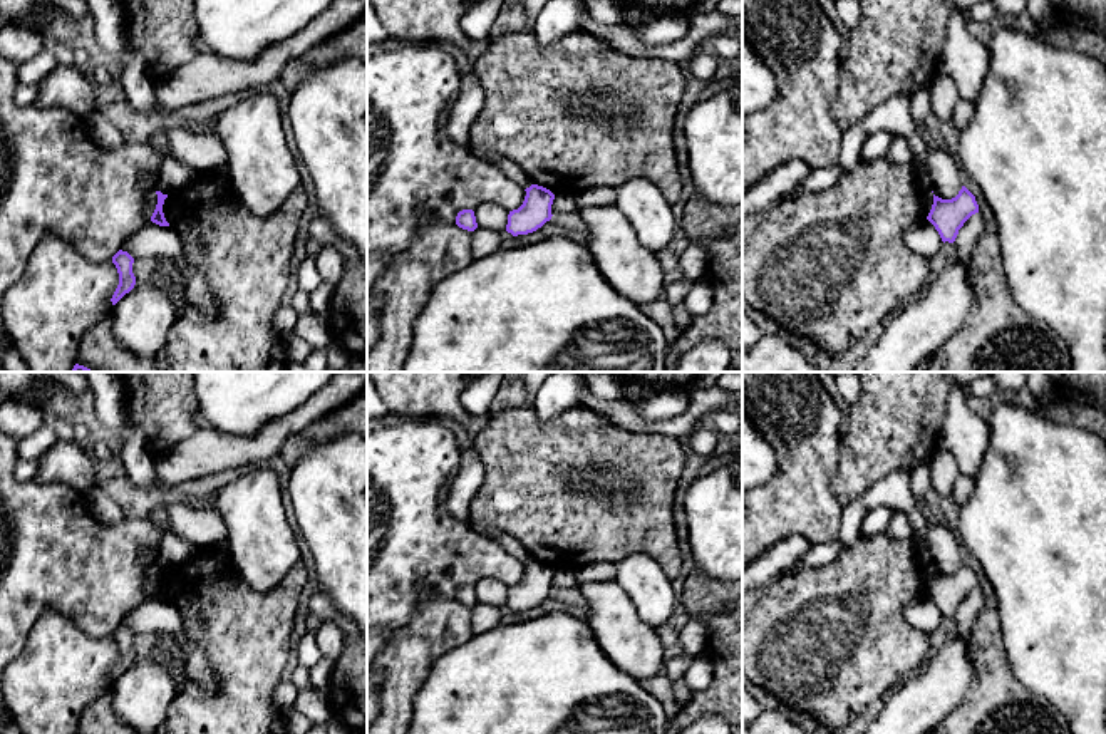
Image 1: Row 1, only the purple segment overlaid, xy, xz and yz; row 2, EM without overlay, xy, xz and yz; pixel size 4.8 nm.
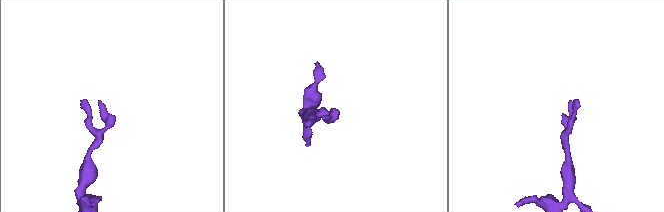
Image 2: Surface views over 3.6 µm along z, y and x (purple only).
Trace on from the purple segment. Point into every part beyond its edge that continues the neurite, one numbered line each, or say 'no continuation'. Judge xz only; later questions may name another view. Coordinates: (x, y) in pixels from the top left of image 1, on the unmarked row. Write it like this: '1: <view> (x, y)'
no continuation

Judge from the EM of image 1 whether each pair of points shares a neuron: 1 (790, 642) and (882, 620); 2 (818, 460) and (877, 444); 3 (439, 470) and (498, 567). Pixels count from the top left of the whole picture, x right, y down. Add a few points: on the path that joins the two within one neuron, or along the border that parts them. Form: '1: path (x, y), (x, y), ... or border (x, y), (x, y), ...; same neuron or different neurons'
1: path (813, 640), (830, 640), (850, 620), (858, 620); same neuron
2: border (842, 436), (837, 471), (832, 480), (833, 493); different neurons
3: path (433, 498), (433, 520), (470, 557); same neuron

